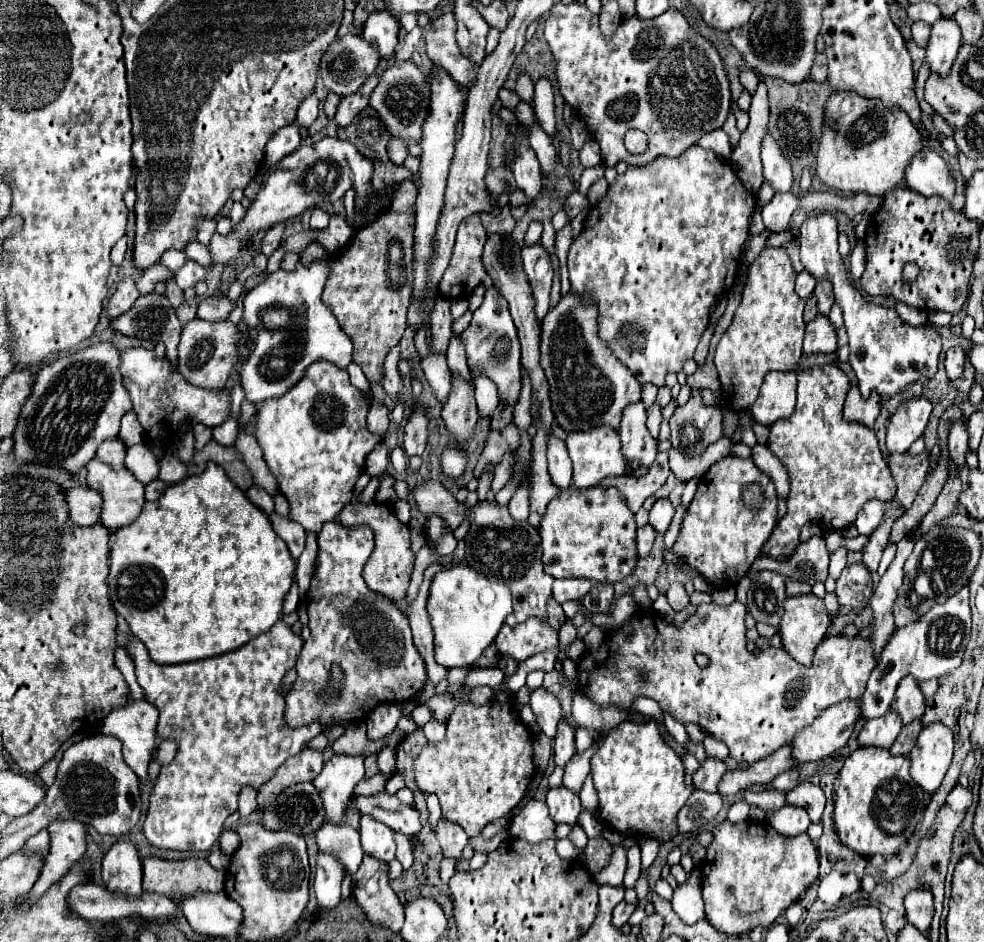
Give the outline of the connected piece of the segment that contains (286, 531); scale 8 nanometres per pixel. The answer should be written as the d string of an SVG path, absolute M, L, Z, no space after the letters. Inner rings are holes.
M275 511L269 515L269 519L273 523L275 533L287 543L287 547L291 551L291 557L299 559L299 555L305 549L305 531L303 531L303 527L299 527L299 523L295 523L295 521L289 521L281 515L277 515Z

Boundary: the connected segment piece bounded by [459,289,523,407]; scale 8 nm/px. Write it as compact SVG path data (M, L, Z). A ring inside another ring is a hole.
M487 289L481 307L473 313L471 325L459 335L467 361L473 369L487 375L499 391L499 399L507 401L511 407L519 401L521 383L523 383L523 367L521 367L521 345L517 337L517 329L507 309L507 301L499 295L497 289Z

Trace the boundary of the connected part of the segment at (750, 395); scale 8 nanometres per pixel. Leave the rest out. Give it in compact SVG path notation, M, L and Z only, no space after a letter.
M767 247L751 265L743 299L735 317L721 337L715 353L723 399L733 411L747 411L759 393L763 375L769 371L795 371L801 357L805 333L803 305L805 301L793 291L795 271L783 247Z

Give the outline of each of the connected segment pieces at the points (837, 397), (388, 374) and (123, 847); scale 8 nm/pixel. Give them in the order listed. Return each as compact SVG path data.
M823 365L813 369L797 369L797 407L791 417L779 419L771 425L769 431L769 449L781 461L781 465L789 473L789 497L787 497L787 513L779 519L775 531L765 543L761 557L789 557L799 545L799 533L805 523L825 523L829 527L847 527L855 523L855 515L859 507L863 507L869 499L891 499L895 495L893 475L877 447L877 437L871 429L861 427L857 423L843 421L843 403L849 391L849 377L835 365Z
M393 347L389 351L389 355L385 357L385 381L383 381L383 389L387 395L401 395L403 393L403 379L401 379L401 373L397 369L397 363L401 361L401 347Z
M117 841L103 857L101 879L109 891L127 895L127 899L141 895L141 859L137 849L127 841Z

